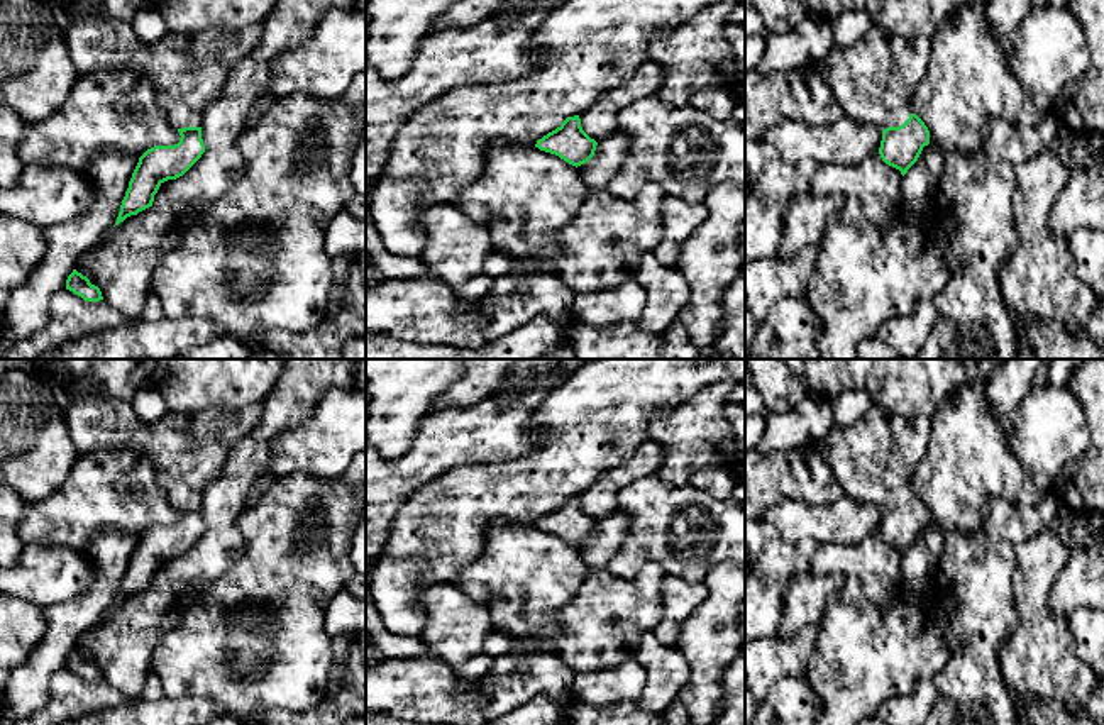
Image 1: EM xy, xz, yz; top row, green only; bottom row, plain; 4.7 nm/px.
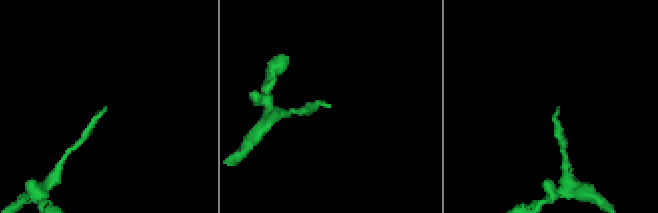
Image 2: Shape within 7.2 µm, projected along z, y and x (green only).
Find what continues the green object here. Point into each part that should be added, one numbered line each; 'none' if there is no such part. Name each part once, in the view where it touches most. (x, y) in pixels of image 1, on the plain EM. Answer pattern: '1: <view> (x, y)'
1: yz (874, 459)

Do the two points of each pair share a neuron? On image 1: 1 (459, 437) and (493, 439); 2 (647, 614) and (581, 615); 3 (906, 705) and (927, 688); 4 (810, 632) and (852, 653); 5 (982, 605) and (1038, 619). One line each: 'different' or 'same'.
1: same
2: same
3: same
4: different
5: different

